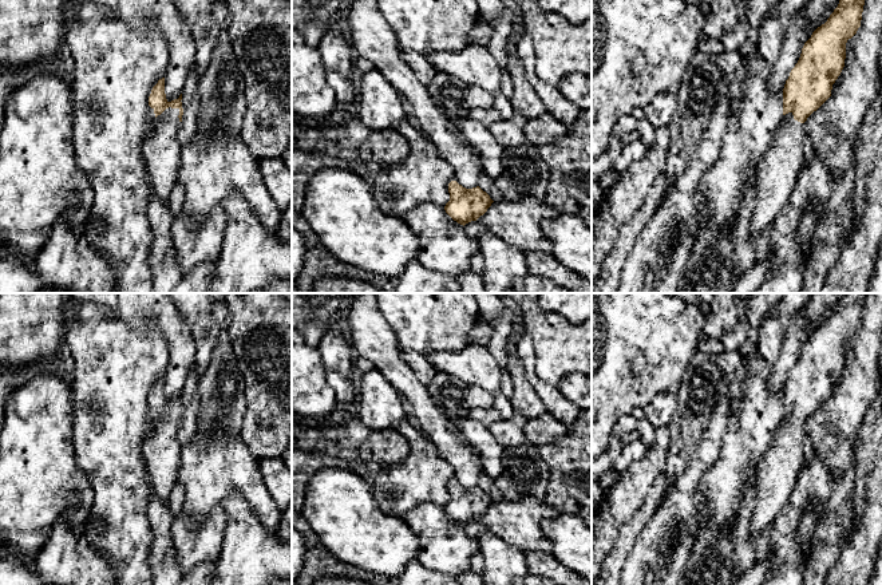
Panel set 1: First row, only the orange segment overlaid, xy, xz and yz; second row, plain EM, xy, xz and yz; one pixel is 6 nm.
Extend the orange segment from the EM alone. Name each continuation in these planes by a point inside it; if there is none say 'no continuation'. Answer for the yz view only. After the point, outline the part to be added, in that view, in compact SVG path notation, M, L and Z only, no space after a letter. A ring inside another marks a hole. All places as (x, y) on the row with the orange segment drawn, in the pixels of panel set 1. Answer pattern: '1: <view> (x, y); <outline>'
1: yz (775, 178); M792 112L783 115L774 135L774 143L767 150L756 171L756 206L751 218L751 234L759 237L772 224L783 206L787 203L794 189L796 175L803 163L803 133L804 123L794 119Z

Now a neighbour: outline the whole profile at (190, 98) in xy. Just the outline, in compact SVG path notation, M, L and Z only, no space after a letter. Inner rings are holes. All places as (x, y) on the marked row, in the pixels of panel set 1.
M195 68L190 71L186 78L183 91L182 91L182 122L178 131L178 142L181 147L187 145L193 135L197 133L197 115L199 106L199 94L198 94L199 78L195 72Z

